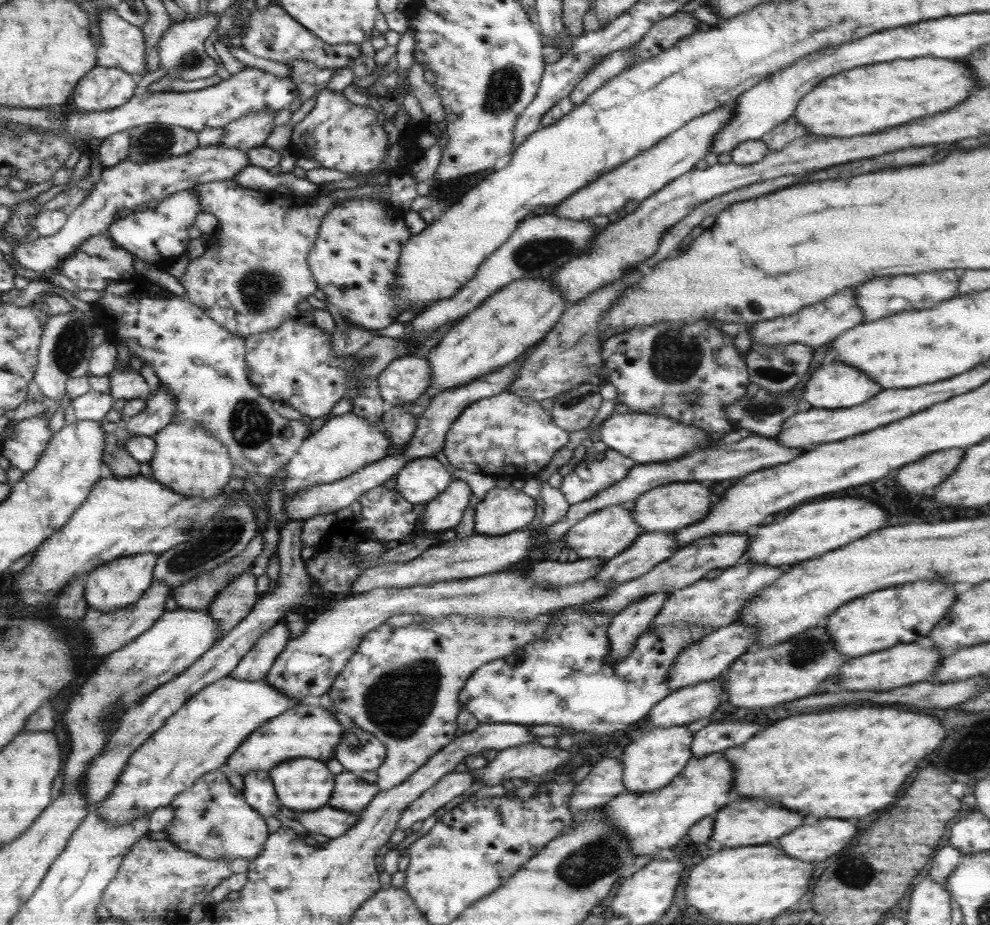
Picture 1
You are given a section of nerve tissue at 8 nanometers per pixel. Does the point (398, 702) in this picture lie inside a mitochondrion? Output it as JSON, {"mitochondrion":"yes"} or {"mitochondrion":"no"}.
{"mitochondrion":"yes"}

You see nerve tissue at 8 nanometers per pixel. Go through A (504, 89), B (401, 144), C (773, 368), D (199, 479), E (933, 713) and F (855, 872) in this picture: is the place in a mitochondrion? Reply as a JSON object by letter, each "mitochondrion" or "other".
{"A":"mitochondrion","B":"other","C":"mitochondrion","D":"other","E":"other","F":"mitochondrion"}

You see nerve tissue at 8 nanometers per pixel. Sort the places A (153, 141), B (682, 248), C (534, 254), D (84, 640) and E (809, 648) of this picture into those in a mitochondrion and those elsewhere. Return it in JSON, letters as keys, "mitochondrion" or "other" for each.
{"A":"mitochondrion","B":"other","C":"mitochondrion","D":"other","E":"mitochondrion"}

